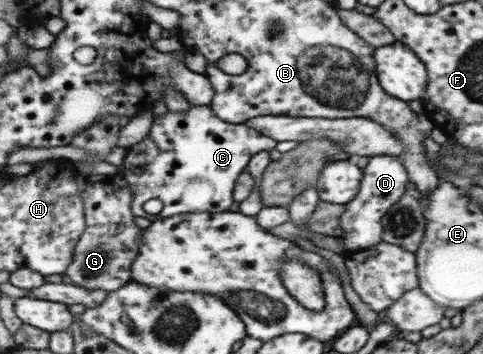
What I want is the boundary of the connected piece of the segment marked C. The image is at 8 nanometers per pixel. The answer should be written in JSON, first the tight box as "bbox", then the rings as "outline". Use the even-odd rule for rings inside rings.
{"bbox":[122,105,277,222],"outline":[[[190,105],[182,112],[168,110],[160,116],[154,116],[150,132],[143,141],[126,149],[122,164],[124,179],[133,193],[131,211],[135,216],[146,217],[151,222],[169,218],[178,214],[208,212],[214,214],[229,211],[234,205],[233,192],[238,177],[247,170],[247,165],[260,151],[274,149],[277,142],[261,135],[254,128],[242,124],[225,123],[214,115],[209,106]],[[150,199],[159,199],[164,204],[162,211],[156,215],[148,214],[143,205]]]}

